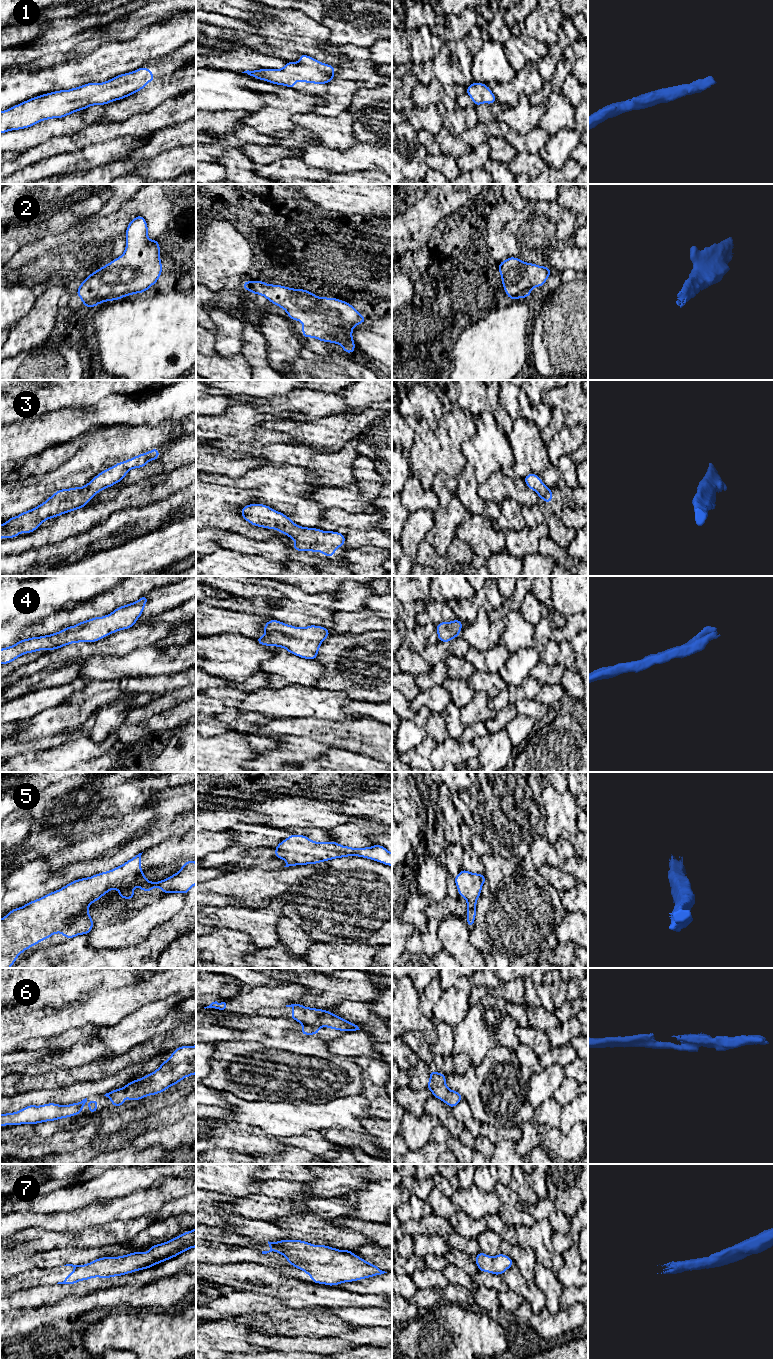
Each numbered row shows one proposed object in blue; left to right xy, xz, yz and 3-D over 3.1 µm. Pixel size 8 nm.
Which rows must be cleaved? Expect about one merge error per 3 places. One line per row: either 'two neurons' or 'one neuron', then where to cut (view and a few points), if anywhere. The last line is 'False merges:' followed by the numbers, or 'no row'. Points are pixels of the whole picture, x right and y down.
1: one neuron; cut none
2: one neuron; cut none
3: one neuron; cut none
4: one neuron; cut none
5: one neuron; cut none
6: one neuron; cut none
7: one neuron; cut none
False merges: no row

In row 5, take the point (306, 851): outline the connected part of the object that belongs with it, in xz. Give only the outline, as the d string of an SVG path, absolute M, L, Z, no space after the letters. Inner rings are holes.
M293 834L280 842L274 850L275 857L286 861L284 867L318 864L349 856L367 858L392 866L392 853L382 845L377 844L372 847L351 848L340 845L336 841L315 842L305 835Z

